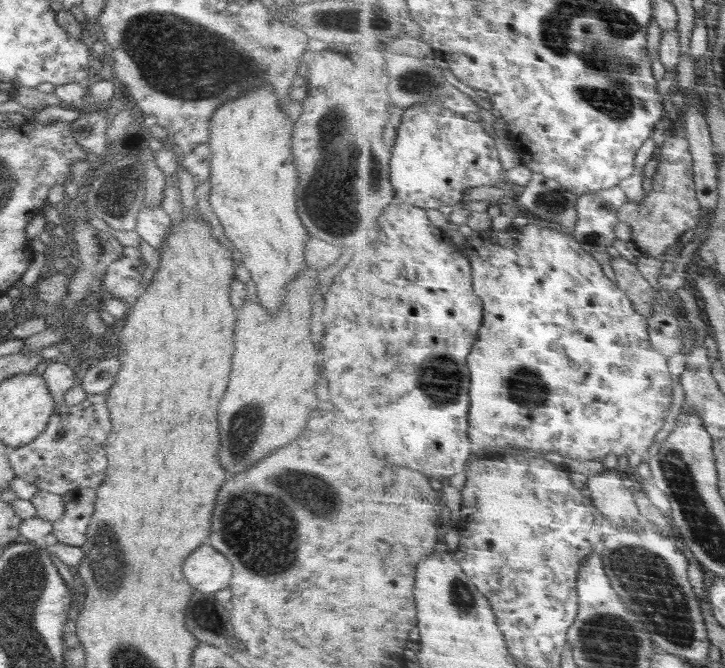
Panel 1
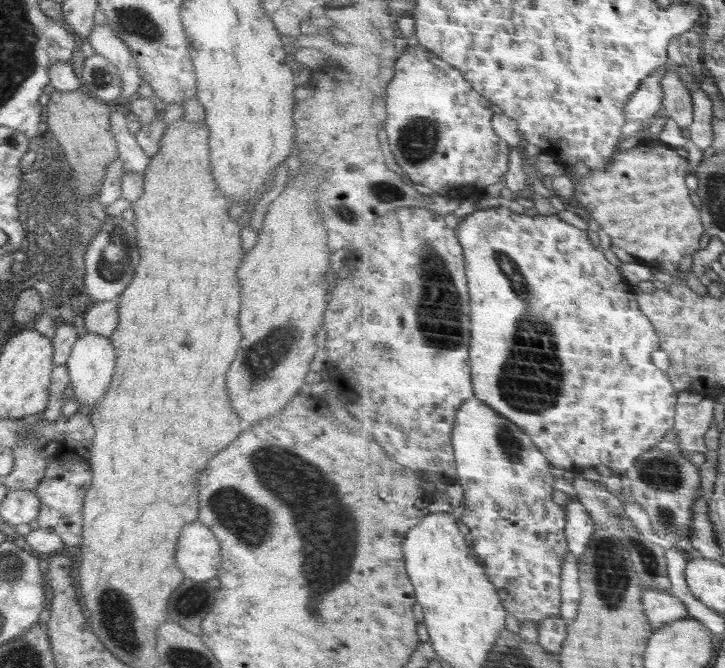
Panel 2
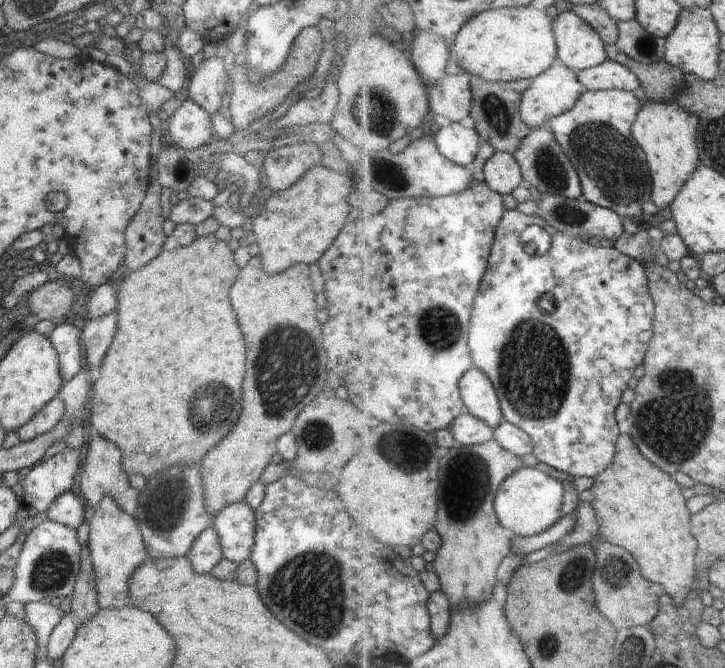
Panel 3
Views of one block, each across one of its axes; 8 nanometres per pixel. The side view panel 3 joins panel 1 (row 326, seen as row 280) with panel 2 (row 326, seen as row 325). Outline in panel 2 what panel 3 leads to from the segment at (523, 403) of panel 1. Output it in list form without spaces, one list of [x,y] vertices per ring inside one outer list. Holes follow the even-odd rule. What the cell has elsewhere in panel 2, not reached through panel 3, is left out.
[[[504,202],[500,207],[480,209],[467,218],[464,218],[463,220],[460,219],[460,224],[456,229],[460,242],[464,245],[466,264],[469,270],[469,288],[471,289],[472,306],[471,363],[473,365],[475,396],[480,401],[488,404],[488,406],[492,406],[494,410],[498,410],[502,416],[506,416],[506,418],[510,418],[512,422],[516,422],[520,428],[524,428],[533,438],[534,442],[536,442],[536,446],[544,452],[544,454],[555,464],[556,467],[572,471],[572,468],[586,469],[604,464],[604,466],[608,466],[612,471],[614,471],[614,473],[620,476],[628,475],[629,470],[636,465],[636,462],[641,458],[642,454],[646,454],[648,450],[654,448],[654,446],[658,444],[661,444],[662,440],[665,440],[666,434],[668,434],[670,430],[675,429],[675,426],[677,425],[677,407],[679,406],[678,400],[680,400],[680,398],[678,398],[679,393],[677,387],[672,380],[670,380],[670,376],[654,364],[654,352],[661,349],[660,336],[658,336],[658,332],[656,332],[654,324],[650,322],[650,318],[648,318],[648,316],[640,310],[640,304],[638,304],[635,294],[637,288],[633,286],[623,275],[620,267],[610,263],[605,251],[601,252],[598,248],[596,248],[596,246],[594,246],[586,230],[582,230],[582,228],[578,228],[578,226],[574,226],[574,224],[570,224],[570,222],[562,220],[562,218],[558,215],[544,216],[537,214],[535,217],[529,216],[526,212],[519,213],[512,210],[507,203]]]

